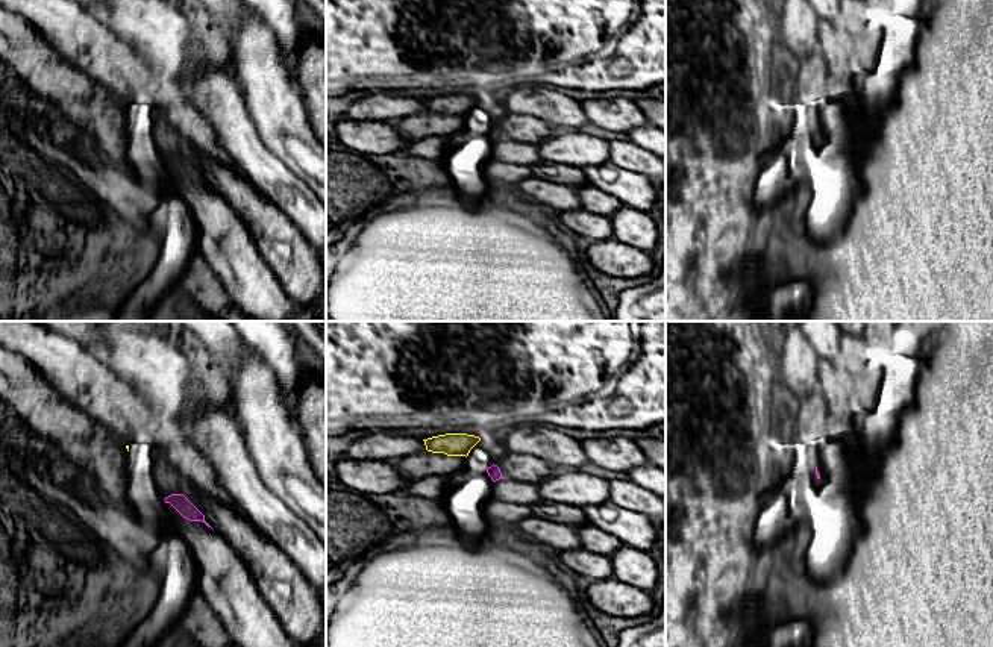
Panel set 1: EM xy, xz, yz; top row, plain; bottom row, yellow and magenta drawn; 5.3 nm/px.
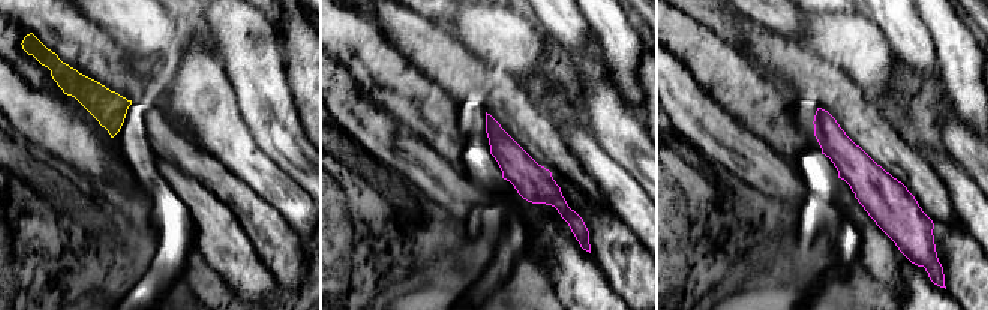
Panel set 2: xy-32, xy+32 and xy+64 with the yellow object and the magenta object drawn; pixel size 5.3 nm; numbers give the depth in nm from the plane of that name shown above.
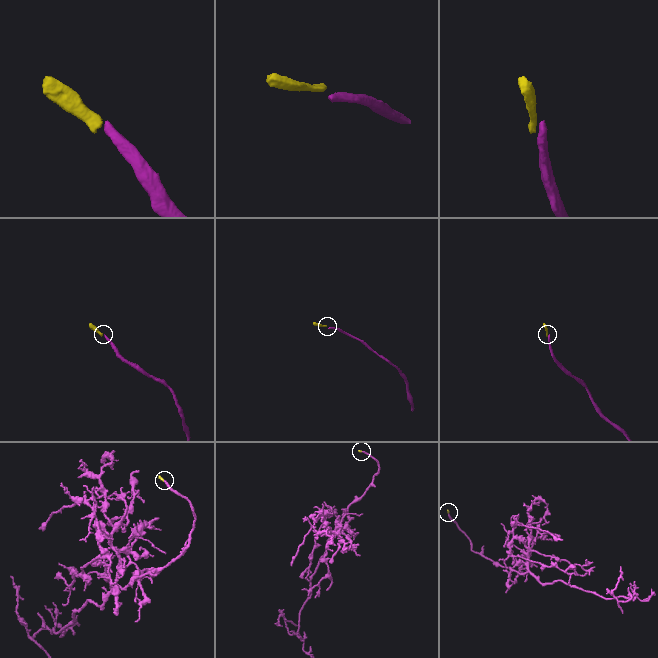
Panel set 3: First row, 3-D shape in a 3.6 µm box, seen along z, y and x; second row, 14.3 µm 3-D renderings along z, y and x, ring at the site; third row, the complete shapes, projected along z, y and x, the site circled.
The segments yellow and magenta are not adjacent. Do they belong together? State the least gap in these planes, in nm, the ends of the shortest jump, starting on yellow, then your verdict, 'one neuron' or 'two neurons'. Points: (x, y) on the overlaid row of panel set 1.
gap 130 nm; span xz (467, 455), (487, 468); two neurons

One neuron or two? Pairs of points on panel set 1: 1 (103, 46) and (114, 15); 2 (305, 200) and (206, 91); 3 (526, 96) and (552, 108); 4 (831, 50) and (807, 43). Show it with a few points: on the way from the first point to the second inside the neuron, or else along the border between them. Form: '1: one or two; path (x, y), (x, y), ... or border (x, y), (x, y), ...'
1: two; border (99, 15), (135, 52)
2: one; path (276, 179), (243, 146), (231, 120)
3: one; path (532, 97), (546, 102)
4: two; border (820, 20), (819, 47)

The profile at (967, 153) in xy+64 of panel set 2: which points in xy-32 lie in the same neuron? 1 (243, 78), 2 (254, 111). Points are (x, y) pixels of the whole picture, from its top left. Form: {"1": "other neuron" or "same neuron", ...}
{"1": "same neuron", "2": "same neuron"}

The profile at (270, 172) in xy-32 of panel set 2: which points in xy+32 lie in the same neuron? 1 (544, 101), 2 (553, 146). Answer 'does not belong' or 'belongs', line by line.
1: belongs
2: does not belong

